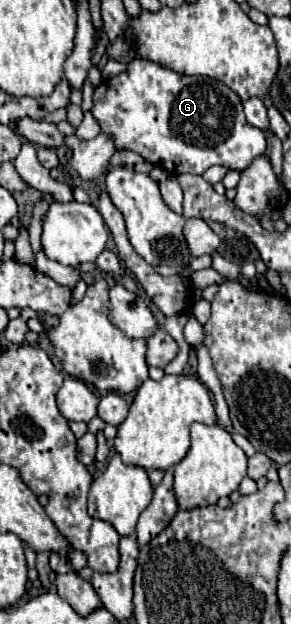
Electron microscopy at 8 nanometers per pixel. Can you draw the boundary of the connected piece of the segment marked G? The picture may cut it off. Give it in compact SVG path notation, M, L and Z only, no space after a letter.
M135 58L129 62L127 72L103 80L93 94L93 116L101 124L101 130L115 136L115 144L121 150L131 150L147 162L165 168L169 174L203 174L209 166L221 164L233 170L245 170L251 160L259 158L267 150L265 134L259 128L247 126L241 98L223 82L207 76L187 76L163 68L155 62Z

